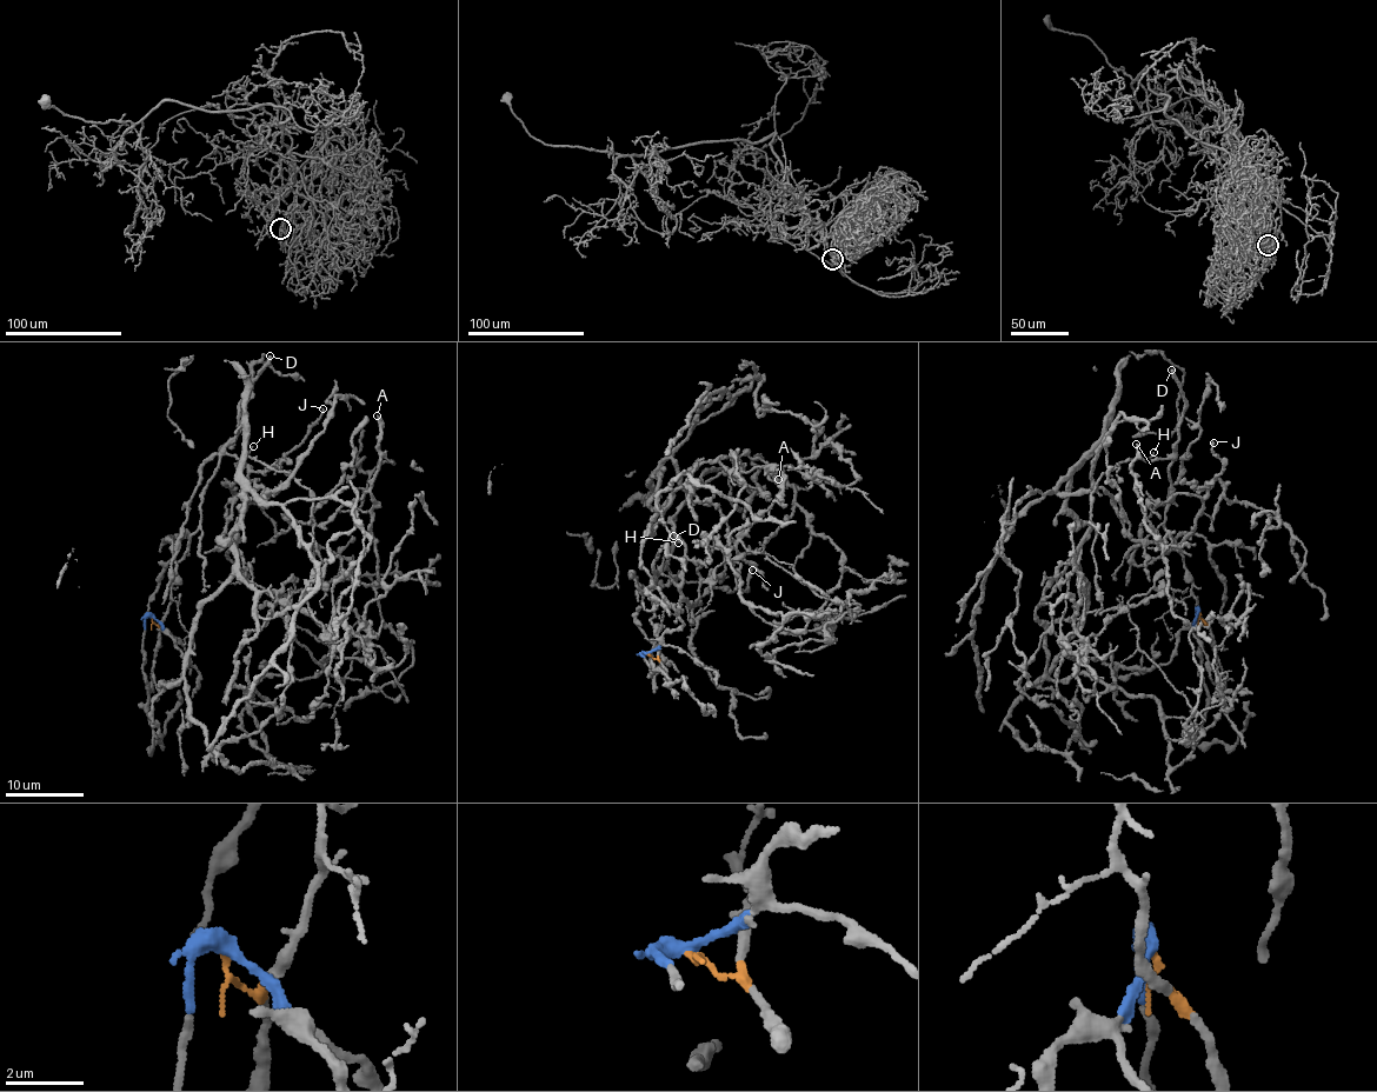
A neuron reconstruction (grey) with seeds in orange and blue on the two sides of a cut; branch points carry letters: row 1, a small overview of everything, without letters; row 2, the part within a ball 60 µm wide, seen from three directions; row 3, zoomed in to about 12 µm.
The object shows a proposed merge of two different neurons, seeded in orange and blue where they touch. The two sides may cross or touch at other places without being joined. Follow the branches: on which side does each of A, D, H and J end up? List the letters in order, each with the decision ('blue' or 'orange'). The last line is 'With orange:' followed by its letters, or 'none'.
A: blue
D: orange
H: orange
J: blue
With orange: D, H

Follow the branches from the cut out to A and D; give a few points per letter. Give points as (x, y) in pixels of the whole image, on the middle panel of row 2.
A: (647, 653), (684, 624), (642, 543), (694, 464), (727, 532), (818, 594), (897, 574), (843, 567), (778, 479)
D: (647, 653), (656, 659), (658, 646), (649, 584), (656, 571), (667, 567), (663, 564), (674, 535)

